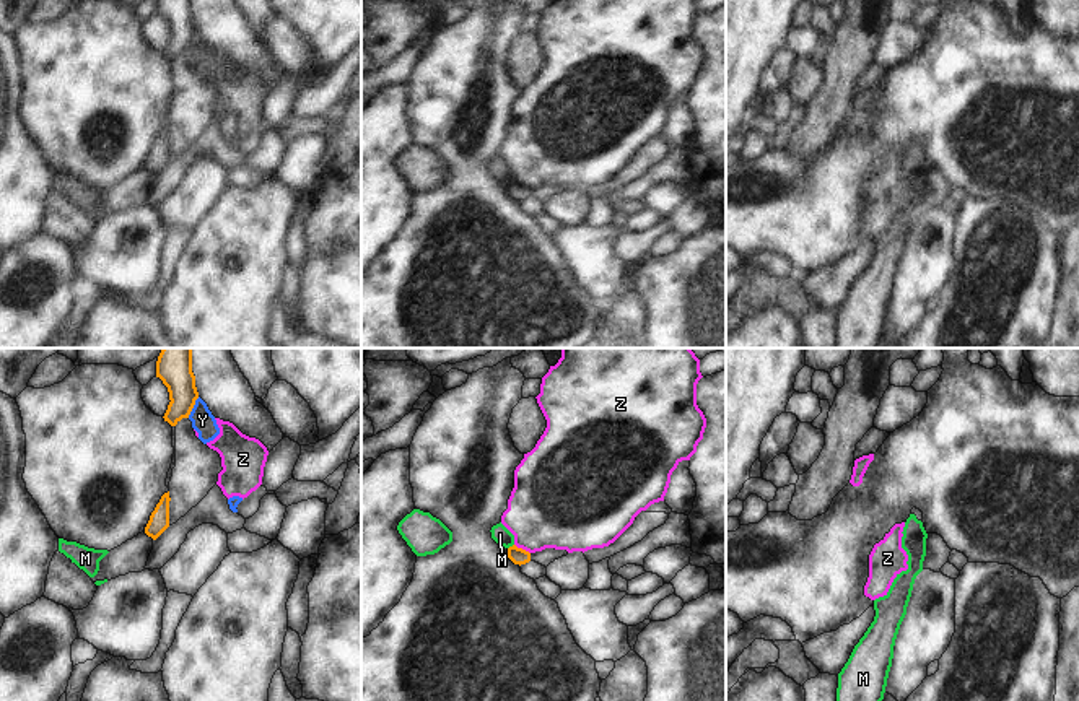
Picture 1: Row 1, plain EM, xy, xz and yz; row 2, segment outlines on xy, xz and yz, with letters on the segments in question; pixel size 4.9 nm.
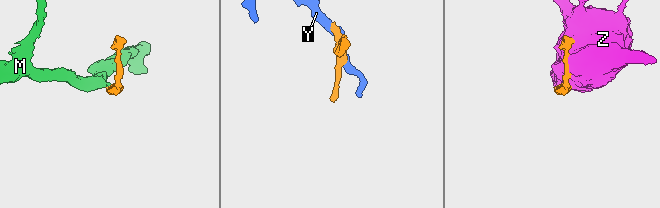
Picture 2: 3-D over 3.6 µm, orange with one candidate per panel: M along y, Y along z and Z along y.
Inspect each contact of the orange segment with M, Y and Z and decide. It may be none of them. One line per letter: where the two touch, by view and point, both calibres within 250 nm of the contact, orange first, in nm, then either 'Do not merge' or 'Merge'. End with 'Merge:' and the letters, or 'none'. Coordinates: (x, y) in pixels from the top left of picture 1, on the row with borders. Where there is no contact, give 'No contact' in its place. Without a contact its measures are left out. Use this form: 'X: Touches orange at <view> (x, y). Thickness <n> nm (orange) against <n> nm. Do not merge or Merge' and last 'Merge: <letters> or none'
M: Touches orange at xz (510, 547). Thickness 80 nm (orange) against 90 nm. Do not merge
Y: Touches orange at xy (192, 407). Thickness 180 nm (orange) against 110 nm. Do not merge
Z: Touches orange at xz (521, 548). Thickness 80 nm (orange) against 400 nm. Do not merge
Merge: none

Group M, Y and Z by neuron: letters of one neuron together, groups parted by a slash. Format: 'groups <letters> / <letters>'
groups M / Y / Z

